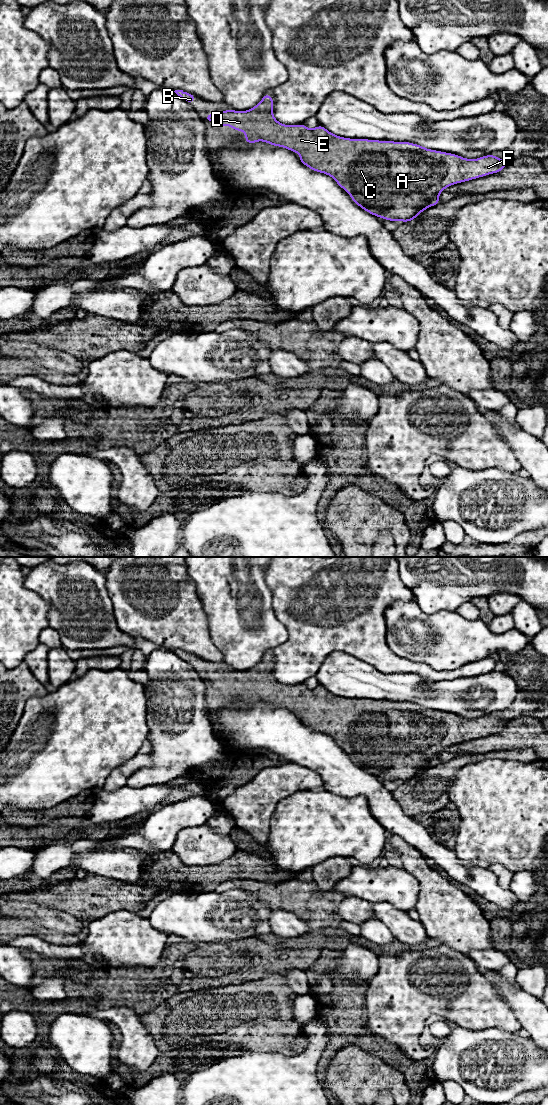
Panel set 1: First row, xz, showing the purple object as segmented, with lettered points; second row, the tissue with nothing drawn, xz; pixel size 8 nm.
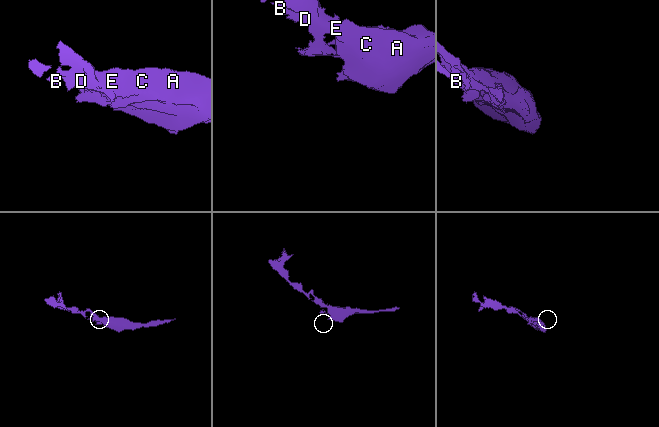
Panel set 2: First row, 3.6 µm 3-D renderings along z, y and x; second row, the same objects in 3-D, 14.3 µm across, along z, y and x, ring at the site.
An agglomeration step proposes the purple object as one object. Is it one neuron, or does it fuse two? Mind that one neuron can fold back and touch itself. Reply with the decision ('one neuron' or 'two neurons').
one neuron

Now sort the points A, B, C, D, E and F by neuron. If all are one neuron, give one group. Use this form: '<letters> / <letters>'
A B C D E F

